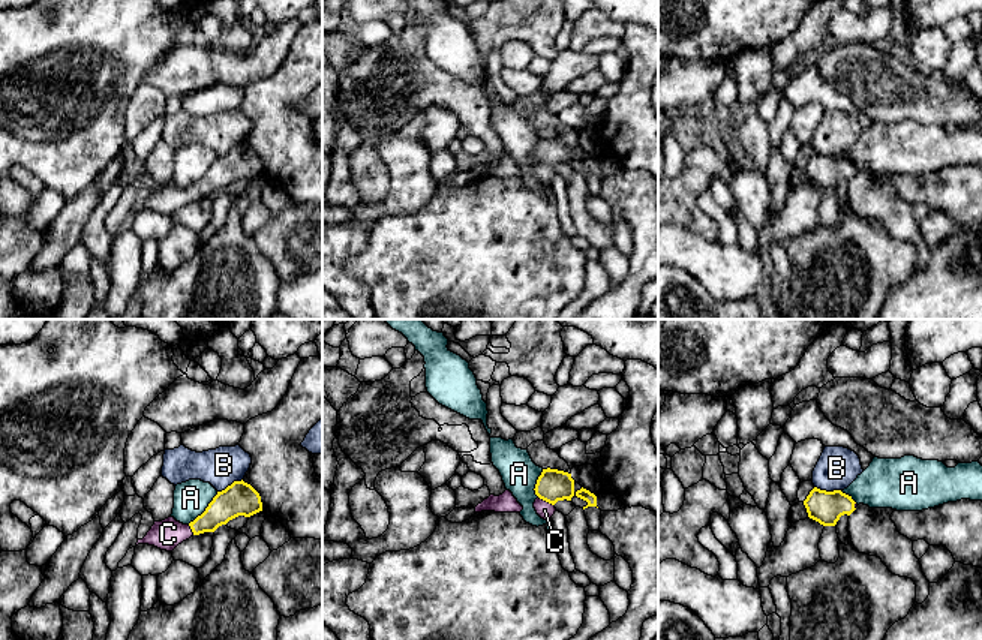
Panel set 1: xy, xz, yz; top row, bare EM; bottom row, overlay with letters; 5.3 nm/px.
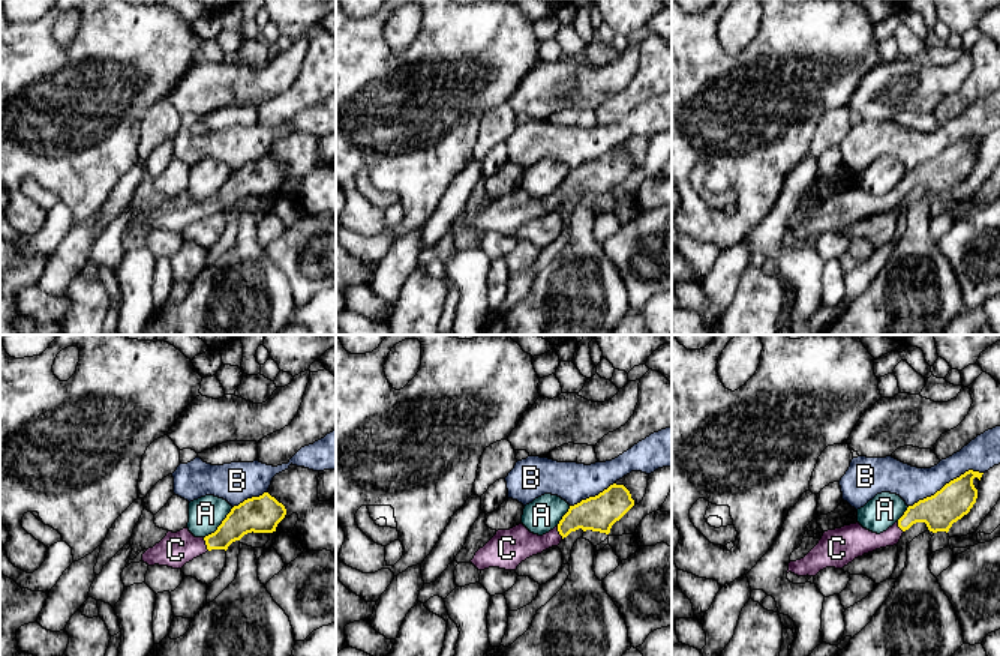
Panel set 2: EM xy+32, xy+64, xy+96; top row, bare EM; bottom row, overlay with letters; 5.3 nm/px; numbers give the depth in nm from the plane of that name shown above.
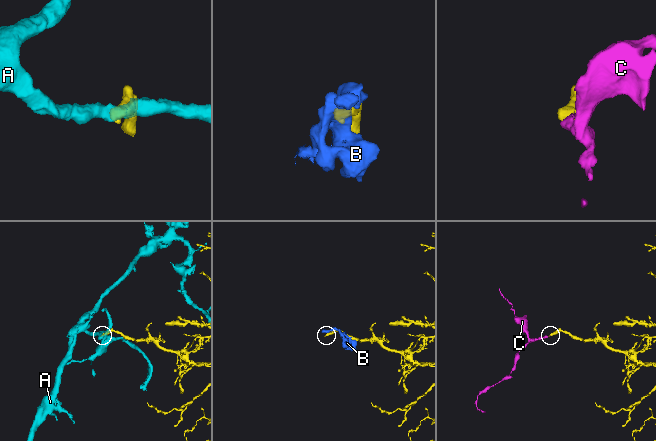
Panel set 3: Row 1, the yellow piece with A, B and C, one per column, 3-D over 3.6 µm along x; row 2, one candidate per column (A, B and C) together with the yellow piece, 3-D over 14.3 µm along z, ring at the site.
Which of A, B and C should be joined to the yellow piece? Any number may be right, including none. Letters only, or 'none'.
C

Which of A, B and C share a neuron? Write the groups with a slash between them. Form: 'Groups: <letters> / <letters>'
Groups: A / B / C

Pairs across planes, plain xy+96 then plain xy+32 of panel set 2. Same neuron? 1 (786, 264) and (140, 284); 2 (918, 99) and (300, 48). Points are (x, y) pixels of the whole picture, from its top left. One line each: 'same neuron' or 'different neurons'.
1: same neuron
2: same neuron

